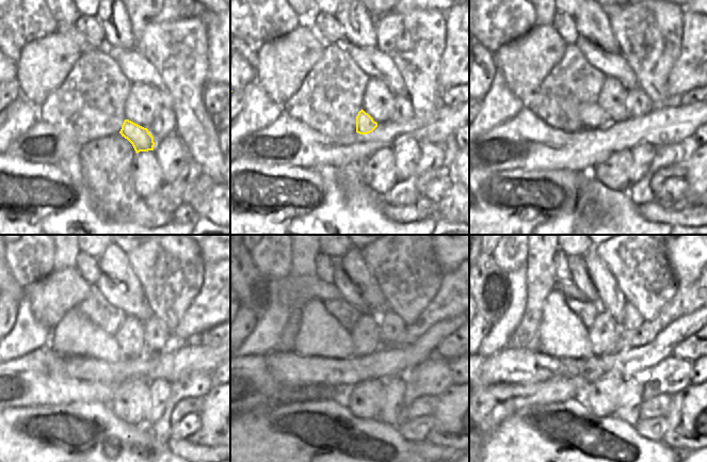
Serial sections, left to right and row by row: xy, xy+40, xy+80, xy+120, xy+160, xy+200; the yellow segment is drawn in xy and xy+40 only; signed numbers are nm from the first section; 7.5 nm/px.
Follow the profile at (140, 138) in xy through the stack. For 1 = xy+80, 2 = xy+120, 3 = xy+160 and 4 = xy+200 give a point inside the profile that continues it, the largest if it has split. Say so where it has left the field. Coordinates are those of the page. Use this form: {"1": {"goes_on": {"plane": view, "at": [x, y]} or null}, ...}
{"1": {"goes_on": {"plane": "xy+80", "at": [592, 115]}}, "2": {"goes_on": {"plane": "xy+120", "at": [75, 335]}}, "3": {"goes_on": {"plane": "xy+160", "at": [320, 334]}}, "4": {"goes_on": {"plane": "xy+200", "at": [562, 334]}}}

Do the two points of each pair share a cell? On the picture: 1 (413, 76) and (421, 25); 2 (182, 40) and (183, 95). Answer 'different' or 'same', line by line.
1: same
2: same

